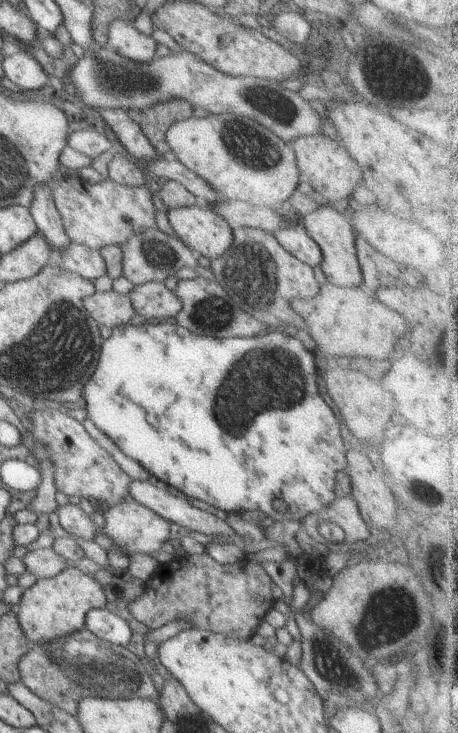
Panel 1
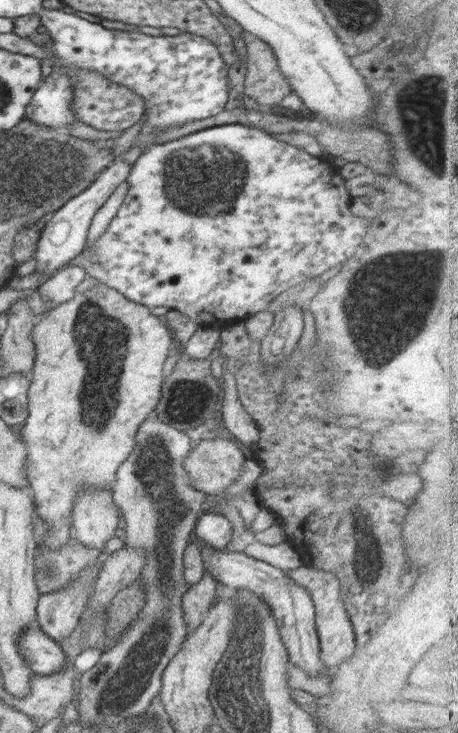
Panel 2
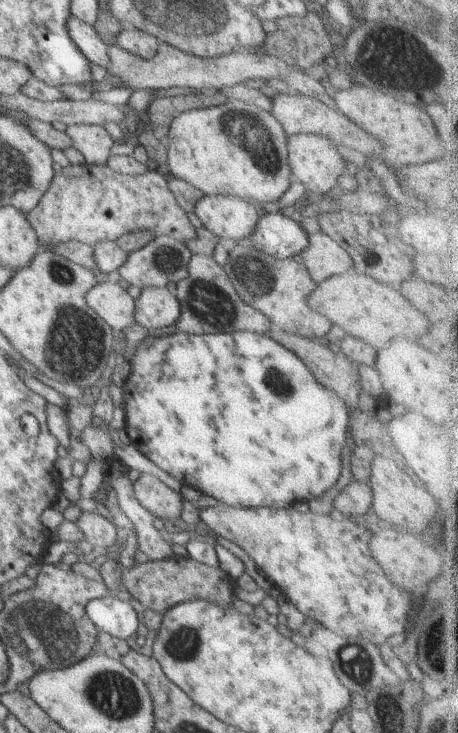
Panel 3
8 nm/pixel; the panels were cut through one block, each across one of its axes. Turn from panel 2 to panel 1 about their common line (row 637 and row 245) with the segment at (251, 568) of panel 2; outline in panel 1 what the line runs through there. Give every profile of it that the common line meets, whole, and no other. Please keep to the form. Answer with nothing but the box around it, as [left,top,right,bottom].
[274,224,322,266]

